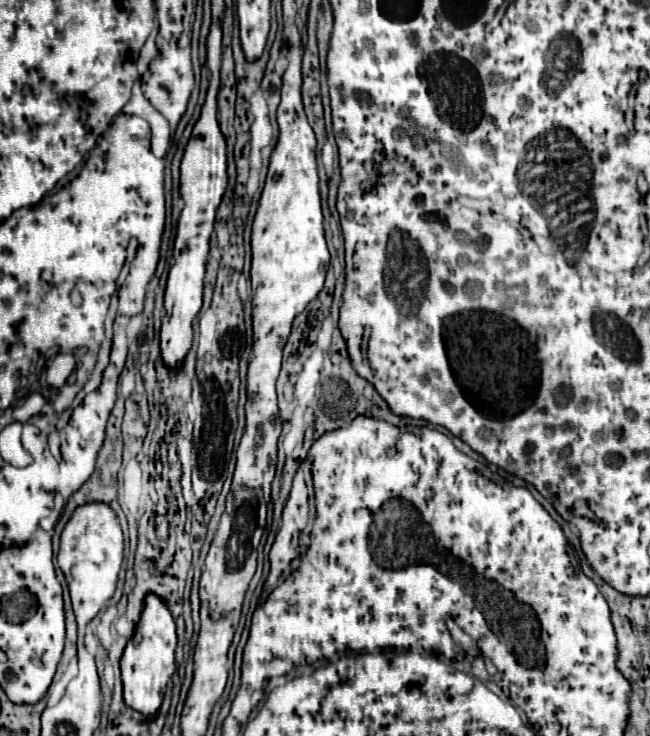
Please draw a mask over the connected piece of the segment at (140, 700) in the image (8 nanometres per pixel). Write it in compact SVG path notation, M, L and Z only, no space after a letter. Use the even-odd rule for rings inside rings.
M149 593L145 597L145 609L141 613L141 621L137 625L135 637L127 643L125 653L121 657L121 675L123 675L123 695L125 703L135 709L145 713L147 717L153 717L163 701L165 687L175 673L175 645L177 645L177 635L175 635L175 619L167 607L167 603L155 595Z

